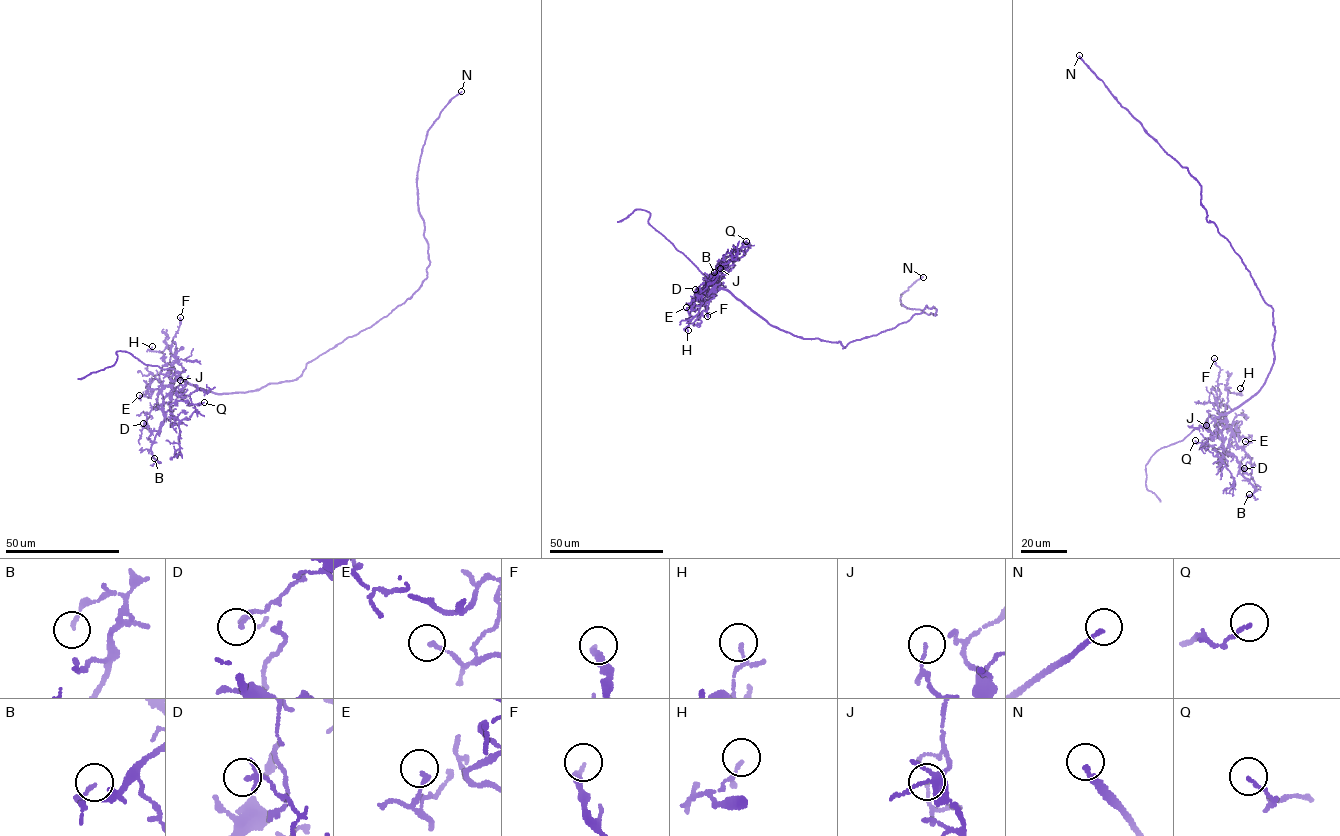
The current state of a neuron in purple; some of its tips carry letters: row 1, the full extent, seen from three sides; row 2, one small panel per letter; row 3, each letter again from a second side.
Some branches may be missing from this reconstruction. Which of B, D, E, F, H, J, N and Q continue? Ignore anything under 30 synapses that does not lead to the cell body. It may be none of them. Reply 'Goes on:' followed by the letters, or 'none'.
Goes on: N

